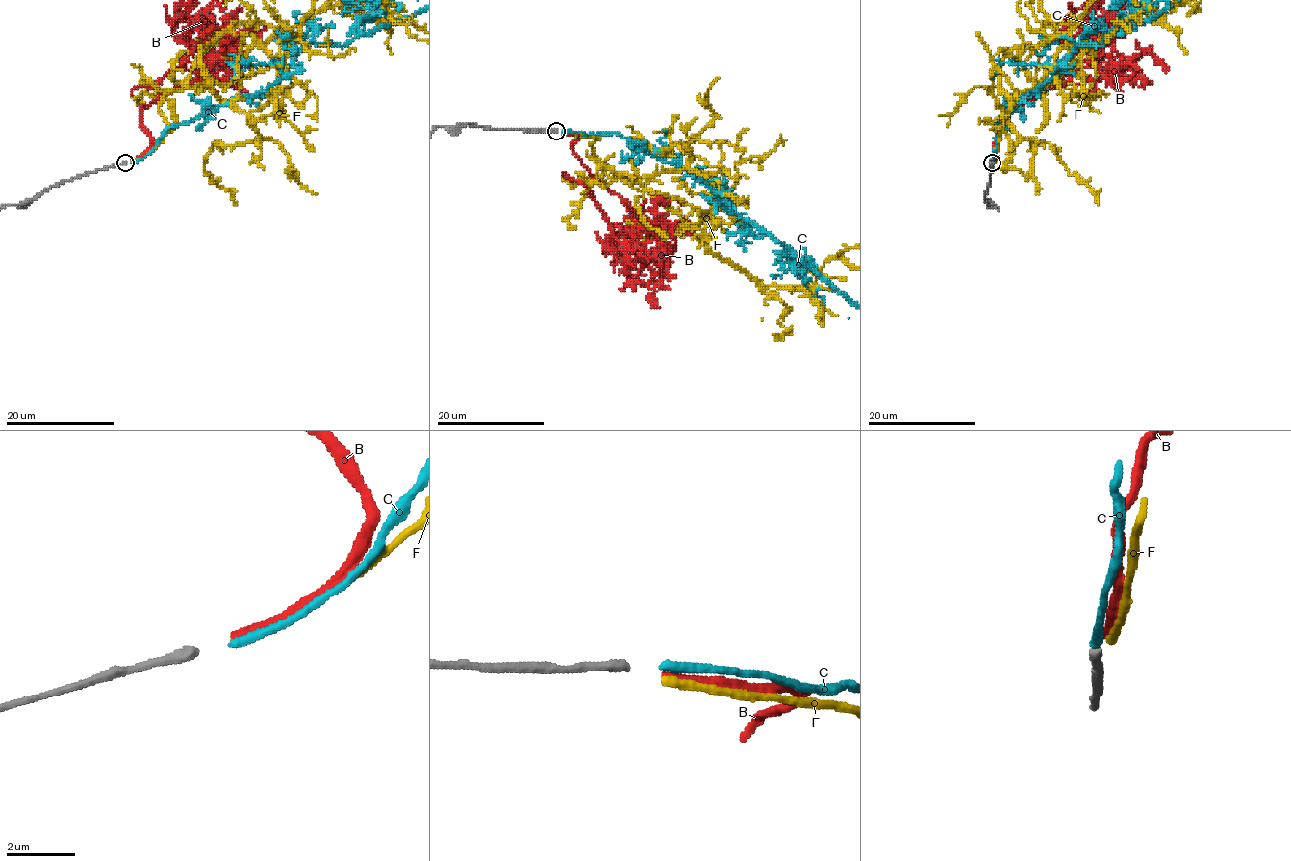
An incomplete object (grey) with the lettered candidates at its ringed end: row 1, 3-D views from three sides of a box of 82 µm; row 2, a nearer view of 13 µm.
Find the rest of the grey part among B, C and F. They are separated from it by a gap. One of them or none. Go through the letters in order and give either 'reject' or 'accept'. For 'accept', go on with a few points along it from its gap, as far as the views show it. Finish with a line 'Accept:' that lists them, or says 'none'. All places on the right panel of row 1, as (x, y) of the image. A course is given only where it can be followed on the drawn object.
B: reject
C: accept
F: reject
Accept: C

